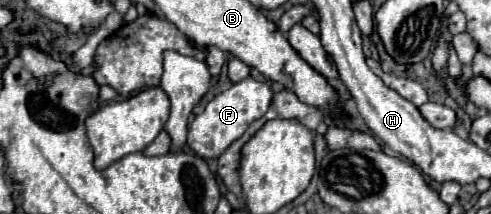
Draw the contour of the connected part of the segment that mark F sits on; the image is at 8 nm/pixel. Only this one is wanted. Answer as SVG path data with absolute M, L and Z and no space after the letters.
M248 76L246 80L232 84L228 90L220 92L214 100L208 102L202 114L198 114L188 130L188 146L204 158L218 158L234 140L238 140L246 128L262 118L272 102L272 88L264 80L256 80Z

